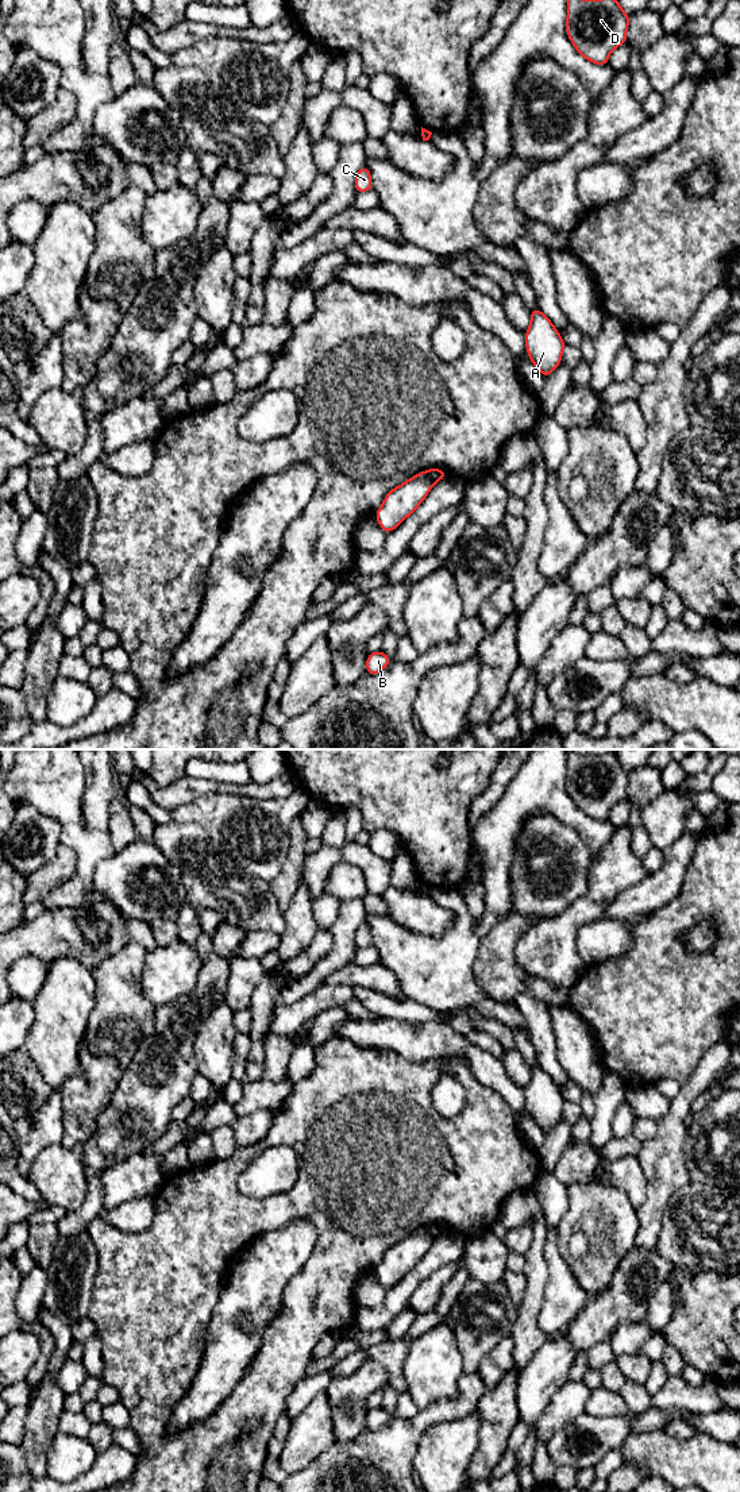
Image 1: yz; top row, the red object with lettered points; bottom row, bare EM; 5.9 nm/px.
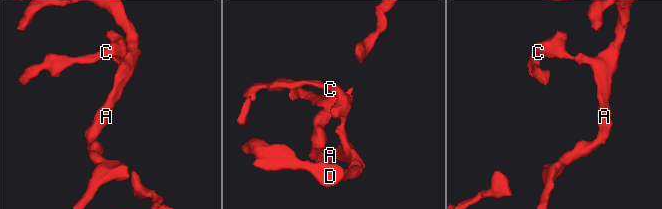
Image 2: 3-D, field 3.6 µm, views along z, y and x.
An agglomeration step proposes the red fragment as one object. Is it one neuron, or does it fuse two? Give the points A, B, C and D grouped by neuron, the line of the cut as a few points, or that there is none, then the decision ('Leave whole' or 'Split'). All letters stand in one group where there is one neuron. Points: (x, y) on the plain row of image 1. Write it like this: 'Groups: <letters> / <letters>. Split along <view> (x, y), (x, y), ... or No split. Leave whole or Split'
Groups: A C D / B. Split along yz (426, 1228), (436, 1237). Split

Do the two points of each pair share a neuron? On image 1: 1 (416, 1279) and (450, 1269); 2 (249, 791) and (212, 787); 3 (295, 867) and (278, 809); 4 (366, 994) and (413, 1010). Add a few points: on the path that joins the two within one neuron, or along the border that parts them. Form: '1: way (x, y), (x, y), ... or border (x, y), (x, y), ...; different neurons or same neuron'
1: border (458, 1259), (434, 1271), (420, 1284), (412, 1299); different neurons
2: way (239, 789), (222, 787); same neuron
3: border (297, 814), (289, 829), (288, 855), (277, 875); different neurons
4: way (378, 1003), (401, 1010); same neuron

